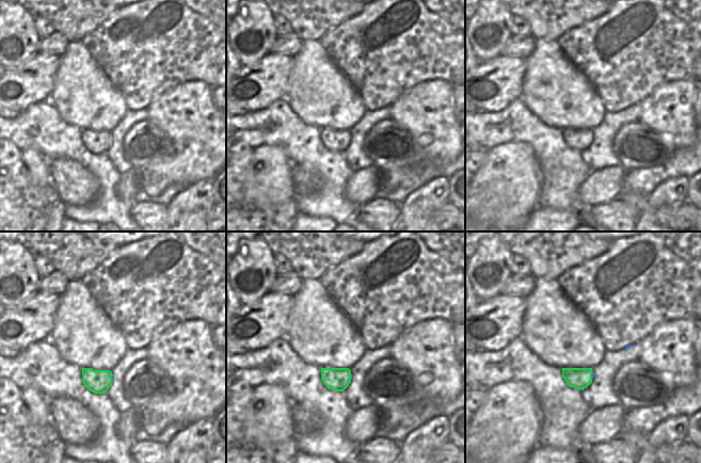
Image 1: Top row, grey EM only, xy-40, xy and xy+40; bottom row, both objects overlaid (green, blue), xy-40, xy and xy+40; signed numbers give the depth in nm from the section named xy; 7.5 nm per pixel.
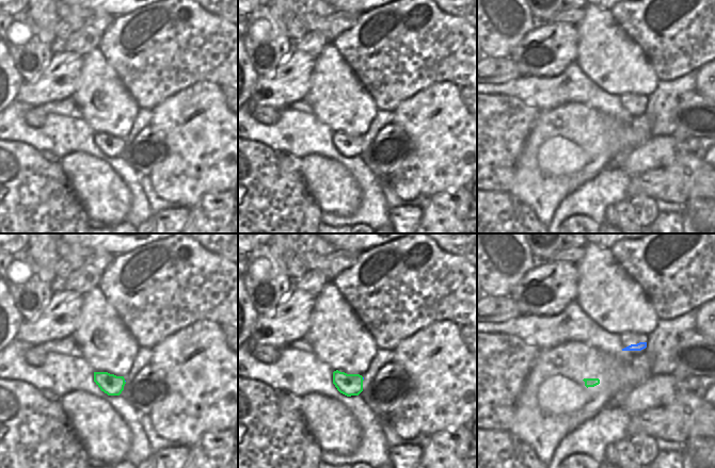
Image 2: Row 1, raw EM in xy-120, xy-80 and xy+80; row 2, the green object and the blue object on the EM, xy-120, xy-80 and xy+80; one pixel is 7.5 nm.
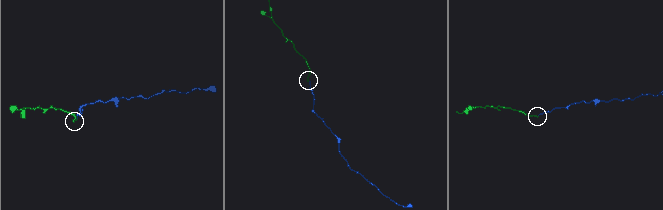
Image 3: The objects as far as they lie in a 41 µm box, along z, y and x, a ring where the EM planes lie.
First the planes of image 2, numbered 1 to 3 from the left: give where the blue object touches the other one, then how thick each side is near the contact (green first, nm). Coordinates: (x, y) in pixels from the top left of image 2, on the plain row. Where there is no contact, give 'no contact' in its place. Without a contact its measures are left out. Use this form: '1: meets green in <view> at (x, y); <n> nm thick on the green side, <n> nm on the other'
1: no contact
2: meets green in xy-80 at (362, 140); 160 nm thick on the green side, 20 nm on the other
3: no contact

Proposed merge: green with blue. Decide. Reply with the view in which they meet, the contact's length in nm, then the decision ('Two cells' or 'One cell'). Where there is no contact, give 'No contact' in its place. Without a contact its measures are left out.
Touches green in xy+40. Shared border 60 nm. One cell

